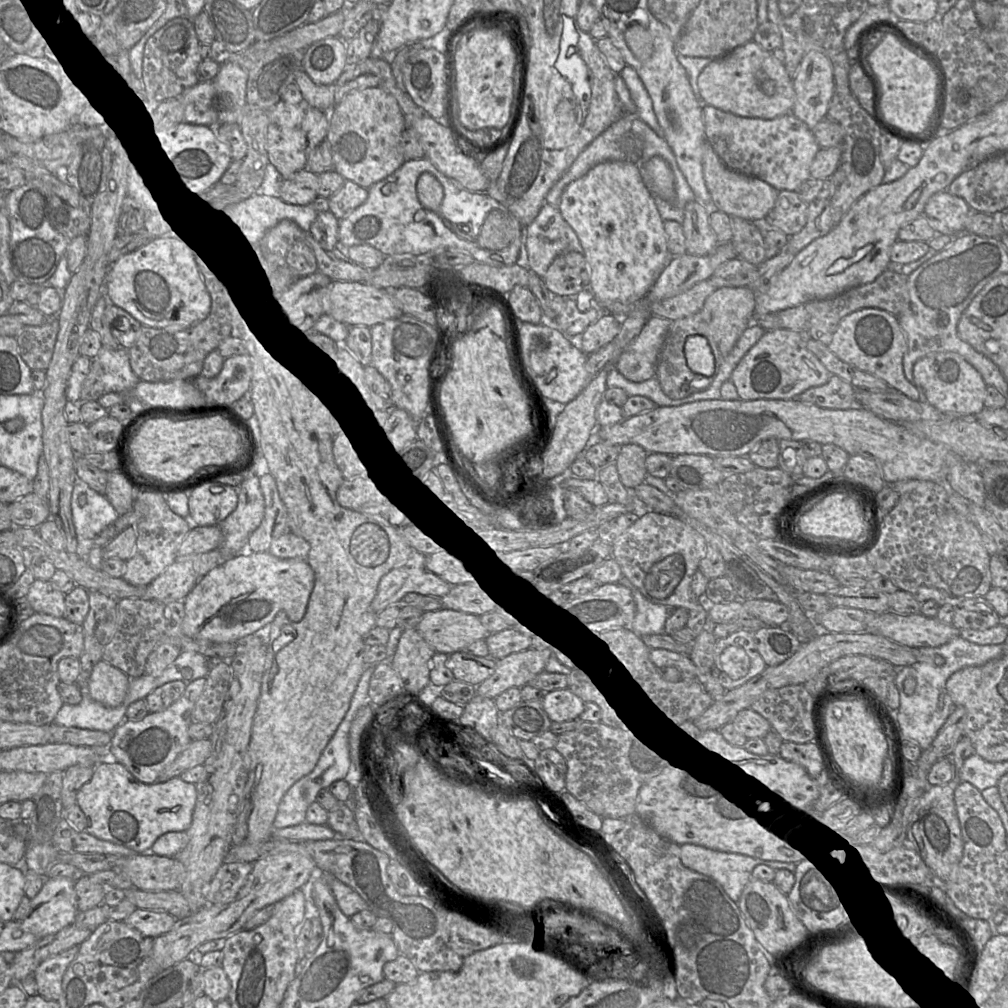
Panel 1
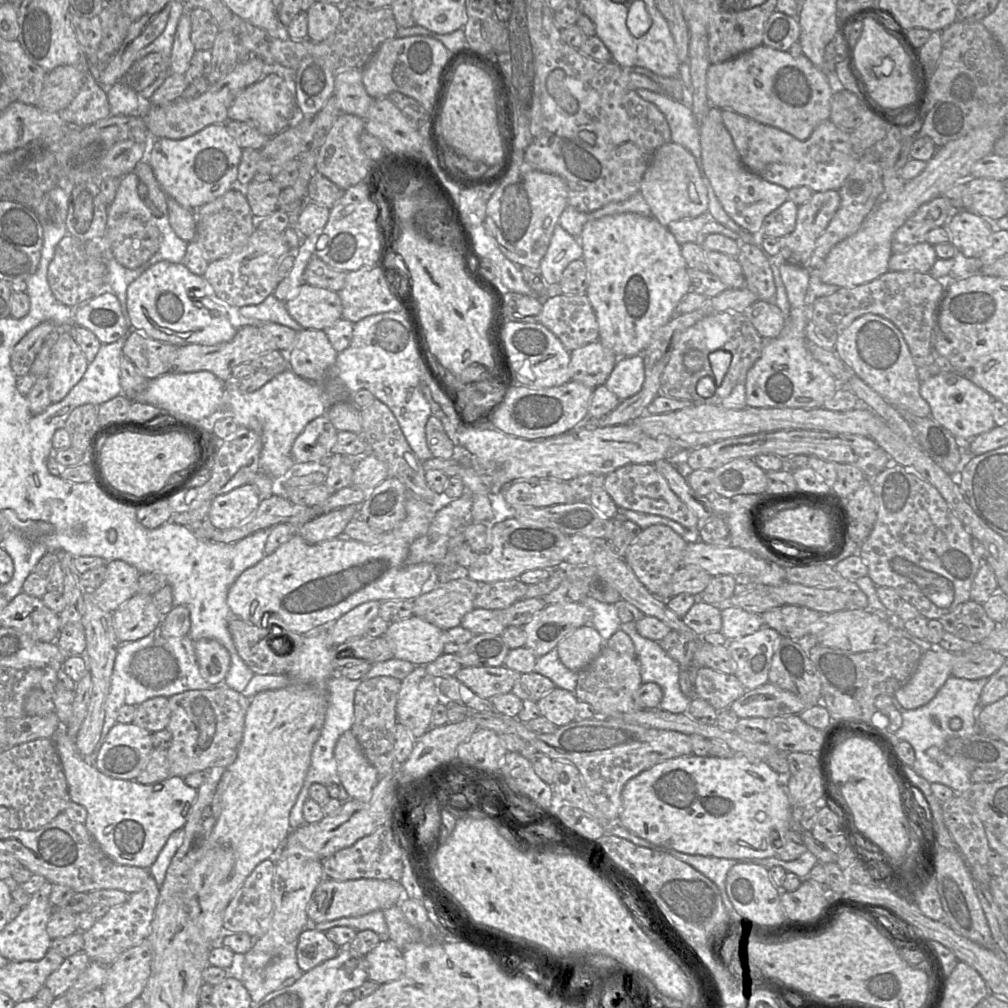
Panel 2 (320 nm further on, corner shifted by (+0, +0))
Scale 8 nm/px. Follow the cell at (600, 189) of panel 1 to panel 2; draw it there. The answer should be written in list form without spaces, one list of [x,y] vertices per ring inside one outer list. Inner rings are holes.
[[[632,212],[607,215],[596,220],[588,221],[583,226],[579,241],[583,250],[582,259],[586,264],[589,278],[589,286],[586,291],[586,295],[590,300],[598,321],[600,333],[599,340],[607,348],[612,350],[618,357],[642,355],[658,329],[667,324],[671,318],[677,314],[677,306],[684,296],[690,291],[690,280],[687,275],[687,264],[681,255],[681,245],[676,241],[669,229],[666,226],[663,226],[655,217],[652,215],[644,216]]]

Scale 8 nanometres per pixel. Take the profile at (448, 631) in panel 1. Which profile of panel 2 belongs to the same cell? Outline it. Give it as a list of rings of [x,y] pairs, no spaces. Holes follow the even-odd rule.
[[[421,617],[391,623],[383,635],[397,659],[409,661],[416,666],[425,666],[443,654],[444,632]]]

